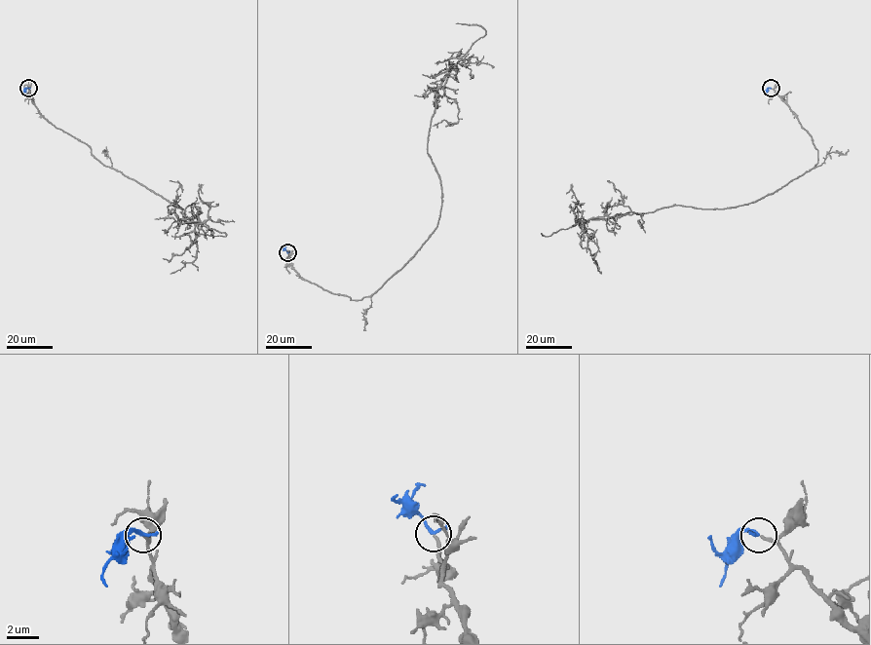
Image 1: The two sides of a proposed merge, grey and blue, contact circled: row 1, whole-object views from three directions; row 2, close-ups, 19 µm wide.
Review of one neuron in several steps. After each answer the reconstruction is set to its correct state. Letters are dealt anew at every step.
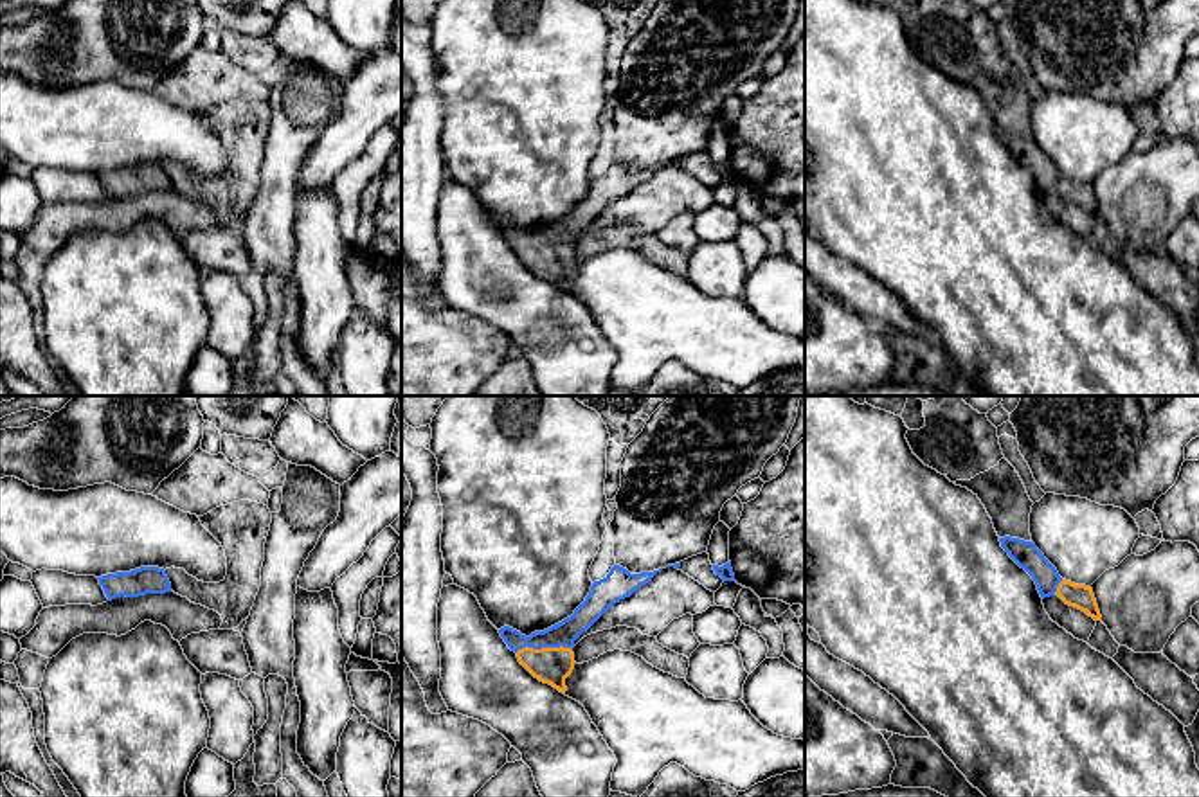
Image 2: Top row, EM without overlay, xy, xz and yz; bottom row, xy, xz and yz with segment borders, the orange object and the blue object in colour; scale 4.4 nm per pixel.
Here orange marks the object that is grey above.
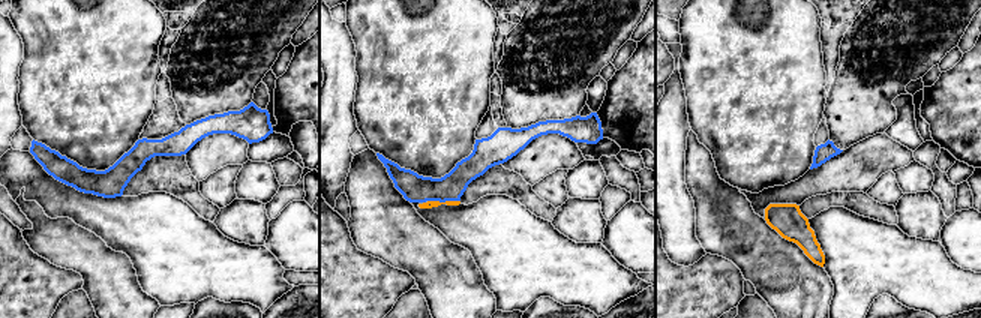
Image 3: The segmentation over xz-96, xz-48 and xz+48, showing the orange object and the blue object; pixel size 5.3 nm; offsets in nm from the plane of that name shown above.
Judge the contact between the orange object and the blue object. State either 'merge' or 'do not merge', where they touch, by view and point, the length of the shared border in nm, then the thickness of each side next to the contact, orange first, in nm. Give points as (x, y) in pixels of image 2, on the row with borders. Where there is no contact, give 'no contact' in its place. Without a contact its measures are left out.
merge; contact xz (542, 648); length 260 nm; calibres 160 and 110 nm

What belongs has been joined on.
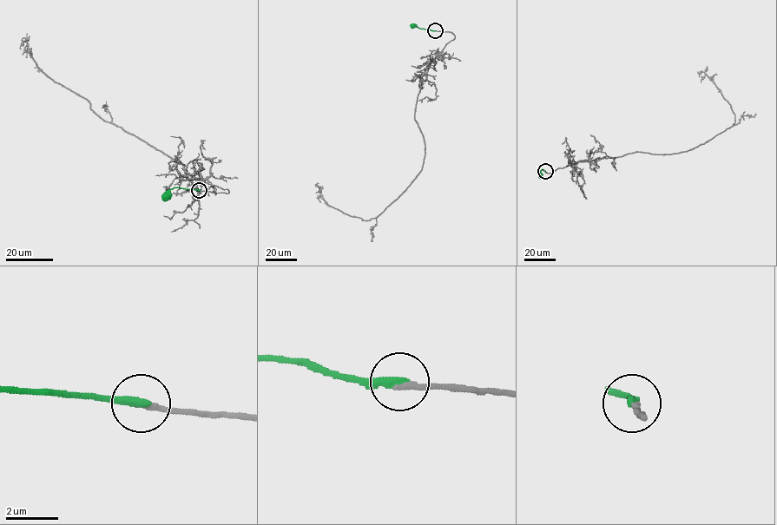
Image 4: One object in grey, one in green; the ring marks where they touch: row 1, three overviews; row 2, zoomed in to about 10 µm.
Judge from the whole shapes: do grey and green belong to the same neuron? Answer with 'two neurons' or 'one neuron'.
one neuron

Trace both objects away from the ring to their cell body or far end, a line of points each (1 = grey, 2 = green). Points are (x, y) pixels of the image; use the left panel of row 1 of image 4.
1: (199, 190), (228, 190), (173, 170), (173, 160), (183, 165), (104, 121), (37, 65), (26, 42), (21, 49)
2: (199, 190), (174, 187), (163, 200)

